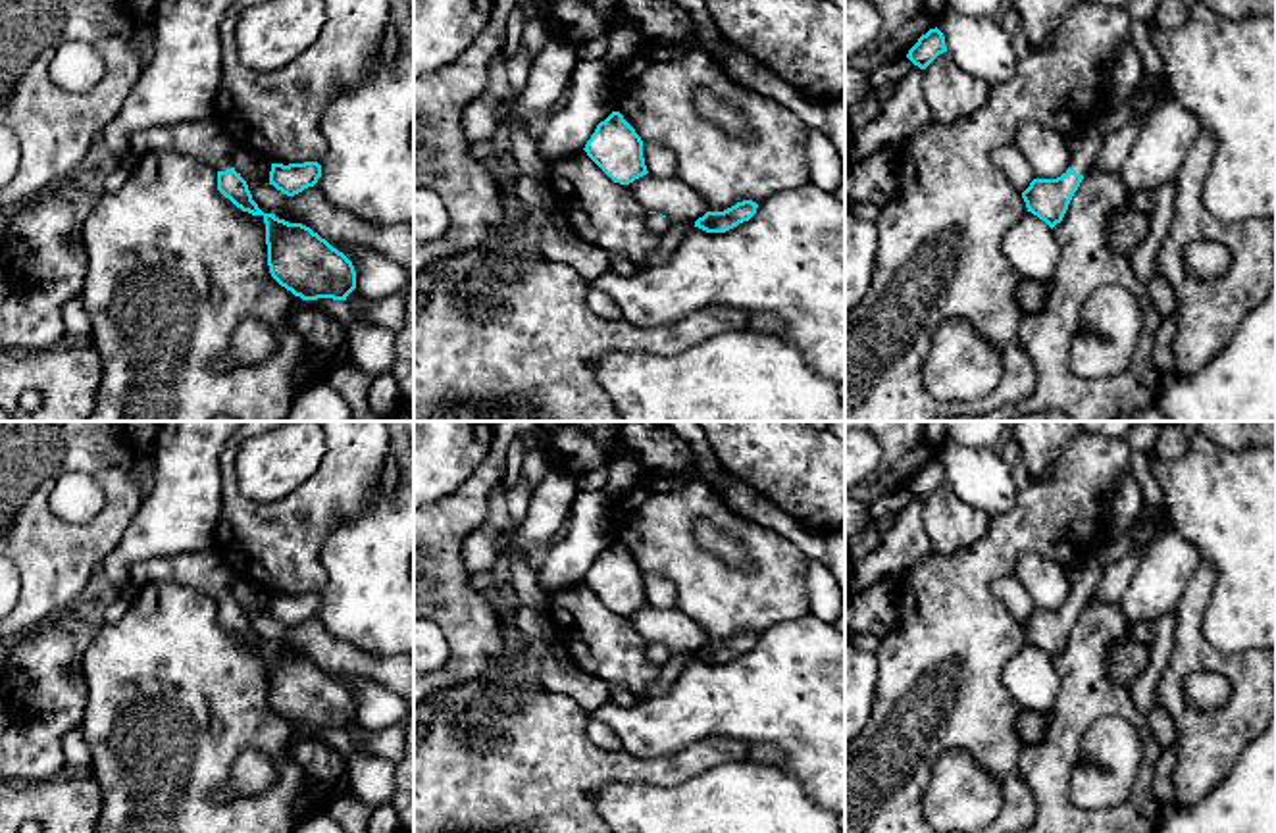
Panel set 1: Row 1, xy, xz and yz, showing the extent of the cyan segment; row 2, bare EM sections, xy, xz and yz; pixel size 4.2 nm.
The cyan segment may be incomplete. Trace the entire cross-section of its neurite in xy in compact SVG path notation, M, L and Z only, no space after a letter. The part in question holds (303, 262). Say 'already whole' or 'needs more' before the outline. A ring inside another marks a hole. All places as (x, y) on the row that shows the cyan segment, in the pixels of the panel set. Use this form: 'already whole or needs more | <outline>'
needs more | M216 117L148 127L131 137L131 148L140 154L173 150L214 165L217 190L242 212L264 217L268 265L281 287L302 300L346 300L356 289L352 262L310 227L264 214L229 160L237 146L239 142L225 133Z

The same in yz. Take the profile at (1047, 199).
needs more | M1085 121L1066 142L1072 156L1070 167L1057 179L1034 179L1022 192L1028 212L1043 219L1051 229L1062 221L1084 175L1095 164L1105 137L1093 121Z

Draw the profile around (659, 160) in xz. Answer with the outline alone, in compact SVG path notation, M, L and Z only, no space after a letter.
M643 140L643 158L651 175L677 177L677 160L666 146Z

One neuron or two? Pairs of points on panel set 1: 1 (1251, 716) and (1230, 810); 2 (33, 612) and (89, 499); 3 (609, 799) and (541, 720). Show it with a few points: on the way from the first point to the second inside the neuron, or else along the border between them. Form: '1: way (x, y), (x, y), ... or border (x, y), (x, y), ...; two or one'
1: border (1255, 735), (1217, 785); two
2: border (95, 479), (104, 504), (85, 522), (49, 508); two
3: border (645, 782), (607, 782), (595, 793), (593, 808); two

